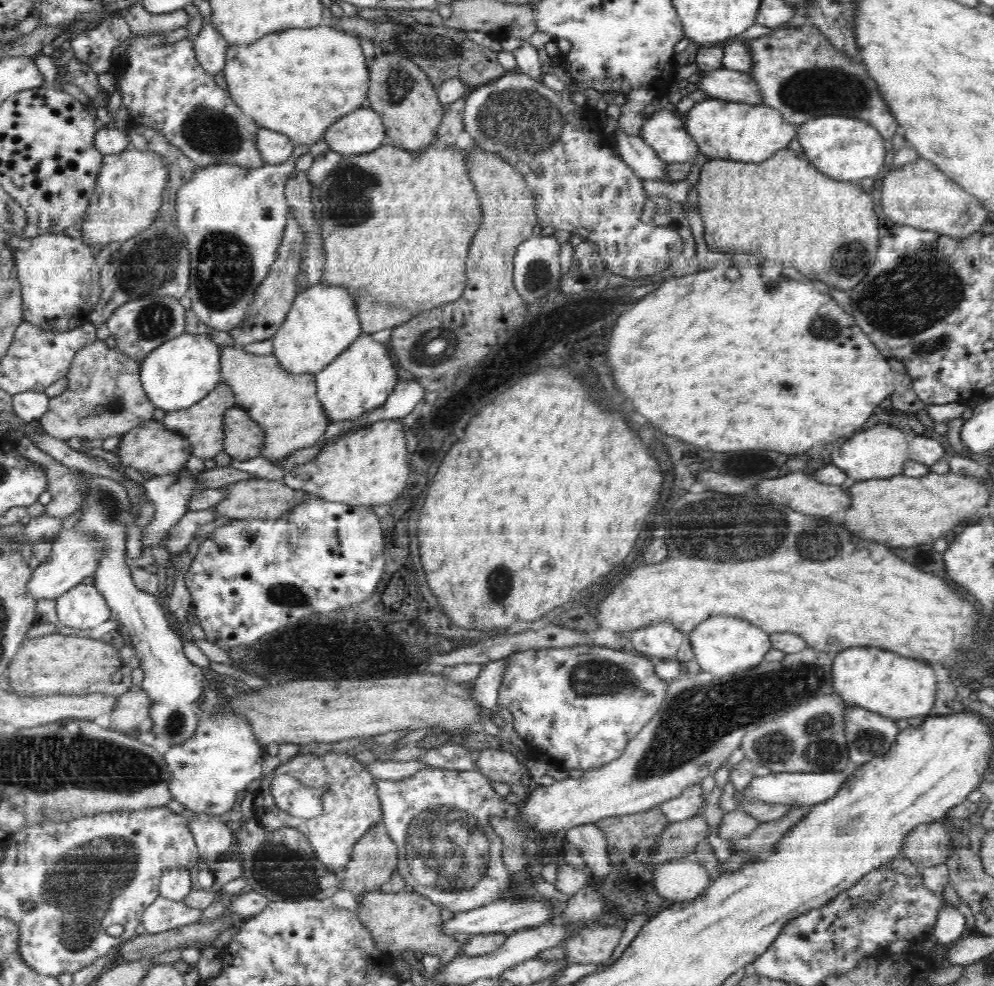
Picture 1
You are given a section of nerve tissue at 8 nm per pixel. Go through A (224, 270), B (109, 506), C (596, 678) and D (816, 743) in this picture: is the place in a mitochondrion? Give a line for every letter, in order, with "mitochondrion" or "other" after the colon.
A: mitochondrion
B: mitochondrion
C: mitochondrion
D: mitochondrion

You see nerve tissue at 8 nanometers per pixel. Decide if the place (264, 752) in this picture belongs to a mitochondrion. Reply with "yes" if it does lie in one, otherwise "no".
no

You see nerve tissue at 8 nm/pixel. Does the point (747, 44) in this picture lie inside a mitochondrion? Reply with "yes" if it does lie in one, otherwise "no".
no

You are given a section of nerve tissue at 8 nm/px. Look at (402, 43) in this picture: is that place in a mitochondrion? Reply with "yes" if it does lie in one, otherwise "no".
yes

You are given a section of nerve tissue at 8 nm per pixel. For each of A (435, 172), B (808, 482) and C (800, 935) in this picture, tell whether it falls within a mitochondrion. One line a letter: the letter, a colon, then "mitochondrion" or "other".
A: other
B: other
C: mitochondrion

